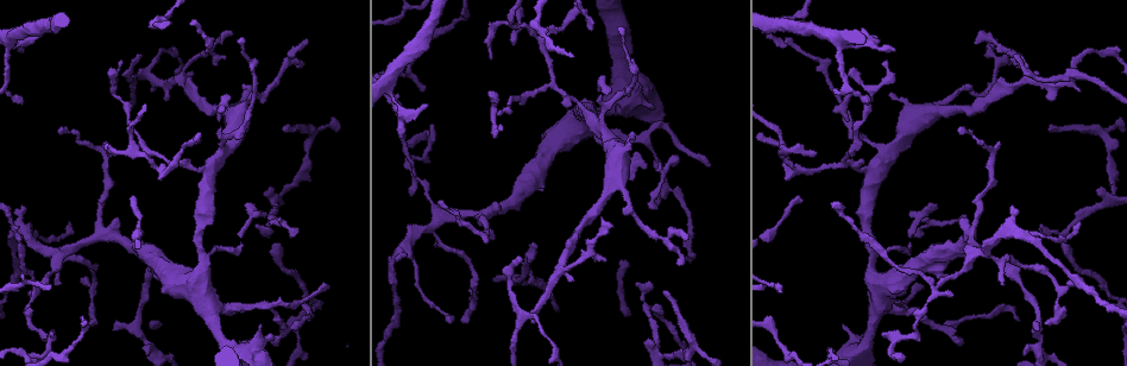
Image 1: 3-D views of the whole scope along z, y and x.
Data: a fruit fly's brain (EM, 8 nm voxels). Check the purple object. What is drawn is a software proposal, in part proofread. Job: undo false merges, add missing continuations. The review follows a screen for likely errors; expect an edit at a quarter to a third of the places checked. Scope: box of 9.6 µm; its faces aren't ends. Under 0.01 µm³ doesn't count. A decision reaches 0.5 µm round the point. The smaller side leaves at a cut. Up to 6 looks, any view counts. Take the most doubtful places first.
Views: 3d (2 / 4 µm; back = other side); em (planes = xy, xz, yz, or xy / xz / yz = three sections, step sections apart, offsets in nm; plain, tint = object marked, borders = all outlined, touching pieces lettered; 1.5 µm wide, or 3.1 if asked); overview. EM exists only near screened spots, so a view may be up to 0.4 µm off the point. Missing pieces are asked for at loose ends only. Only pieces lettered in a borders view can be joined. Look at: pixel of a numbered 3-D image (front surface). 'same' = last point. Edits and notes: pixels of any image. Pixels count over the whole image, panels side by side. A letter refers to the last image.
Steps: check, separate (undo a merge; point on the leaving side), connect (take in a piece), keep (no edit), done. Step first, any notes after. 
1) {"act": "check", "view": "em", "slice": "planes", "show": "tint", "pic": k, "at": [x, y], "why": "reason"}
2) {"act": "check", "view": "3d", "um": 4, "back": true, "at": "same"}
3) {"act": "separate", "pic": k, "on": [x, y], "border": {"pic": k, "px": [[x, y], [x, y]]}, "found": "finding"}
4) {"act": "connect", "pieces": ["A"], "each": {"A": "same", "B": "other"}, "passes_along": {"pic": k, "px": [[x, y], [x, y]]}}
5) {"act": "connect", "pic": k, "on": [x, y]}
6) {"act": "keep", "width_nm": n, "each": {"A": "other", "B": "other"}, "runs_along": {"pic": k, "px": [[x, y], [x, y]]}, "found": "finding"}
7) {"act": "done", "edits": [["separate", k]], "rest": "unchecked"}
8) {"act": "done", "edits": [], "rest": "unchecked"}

{"act": "check", "view": "3d", "um": 4, "pic": 1, "at": [273, 336], "why": "stops while still wide"}

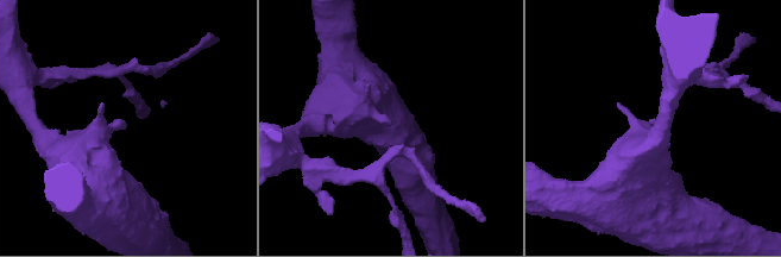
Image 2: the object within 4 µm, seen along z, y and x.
{"act": "check", "view": "em", "slice": "xz", "step": 8, "show": "tint", "pic": 2, "at": [124, 127], "why": "shape alone is not enough"}

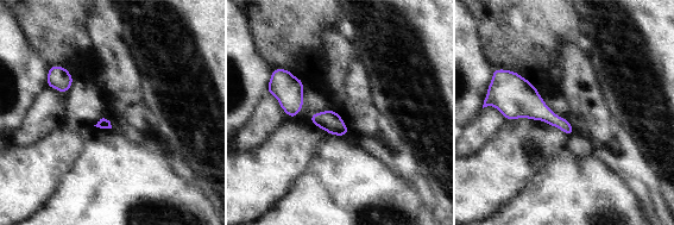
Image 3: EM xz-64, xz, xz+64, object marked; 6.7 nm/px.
{"act": "check", "view": "em", "slice": "planes", "show": "borders", "at": "same"}

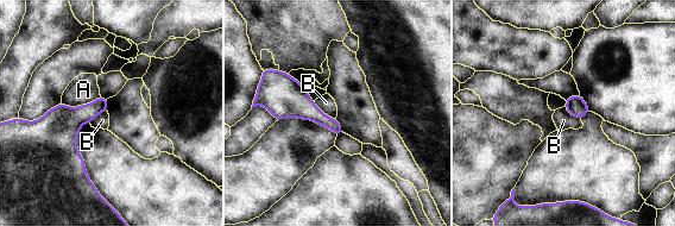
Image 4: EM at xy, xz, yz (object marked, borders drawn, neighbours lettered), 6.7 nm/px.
{"act": "keep", "each": {"A": "other", "B": "other"}, "border": {"pic": 4, "px": [[313, 101], [335, 119]]}, "found": "none of them fits"}

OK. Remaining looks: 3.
{"act": "check", "view": "3d", "um": 4, "pic": 1, "at": [1052, 100], "why": "free end"}

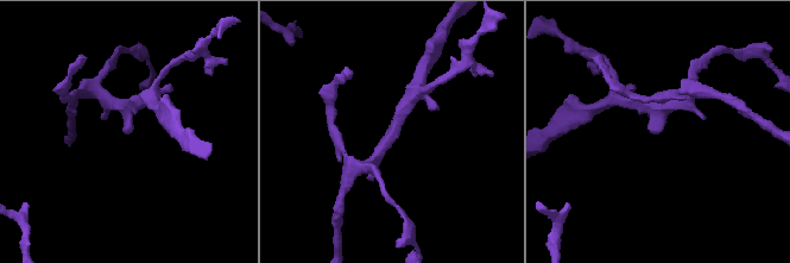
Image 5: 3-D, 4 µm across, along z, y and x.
{"act": "check", "view": "em", "slice": "planes", "show": "borders", "pic": 5, "at": [658, 131], "arm_widths_nm": [200, 220], "why": "shape alone is not enough"}

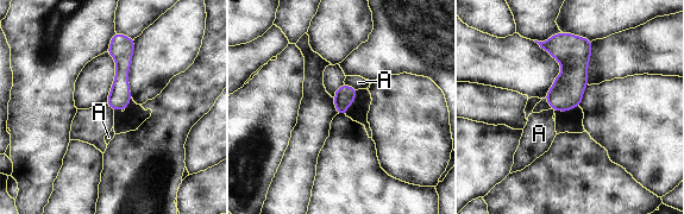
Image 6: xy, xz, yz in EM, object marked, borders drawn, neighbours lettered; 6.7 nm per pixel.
{"act": "keep", "each": {"A": "other"}, "found": "no lettered piece goes on from it"}

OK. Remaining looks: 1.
{"act": "done", "edits": [], "rest": "unchecked"}

